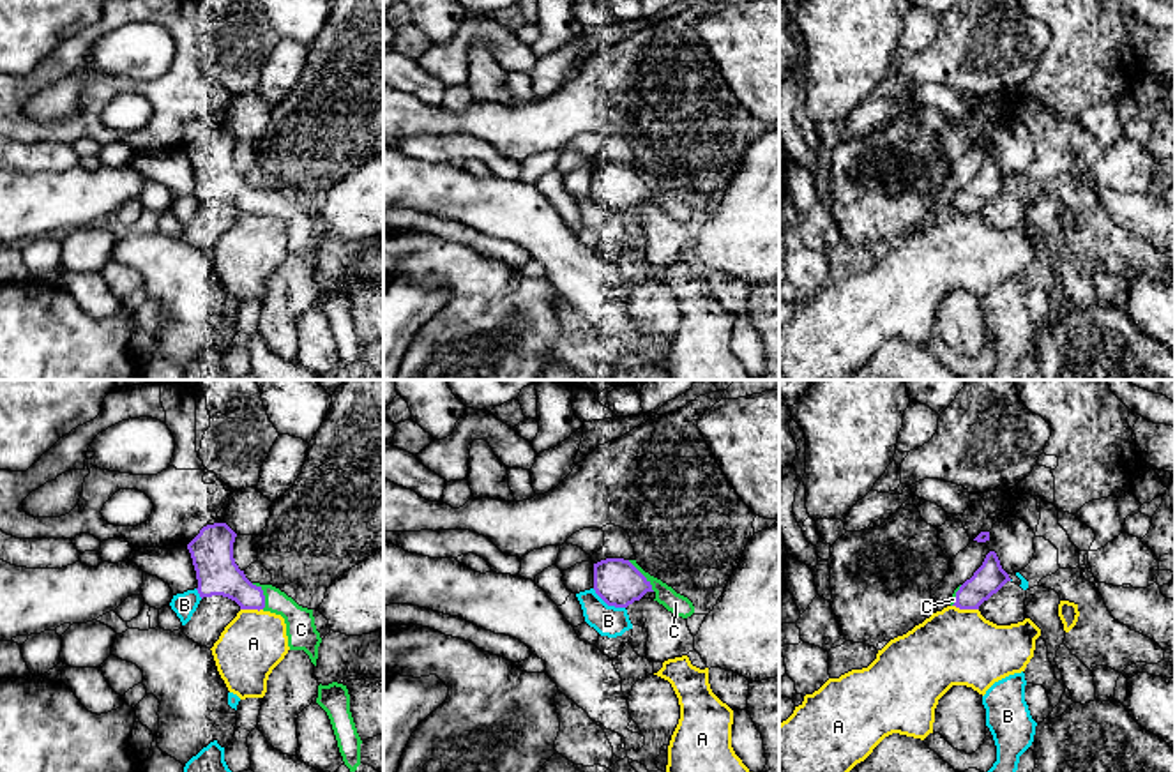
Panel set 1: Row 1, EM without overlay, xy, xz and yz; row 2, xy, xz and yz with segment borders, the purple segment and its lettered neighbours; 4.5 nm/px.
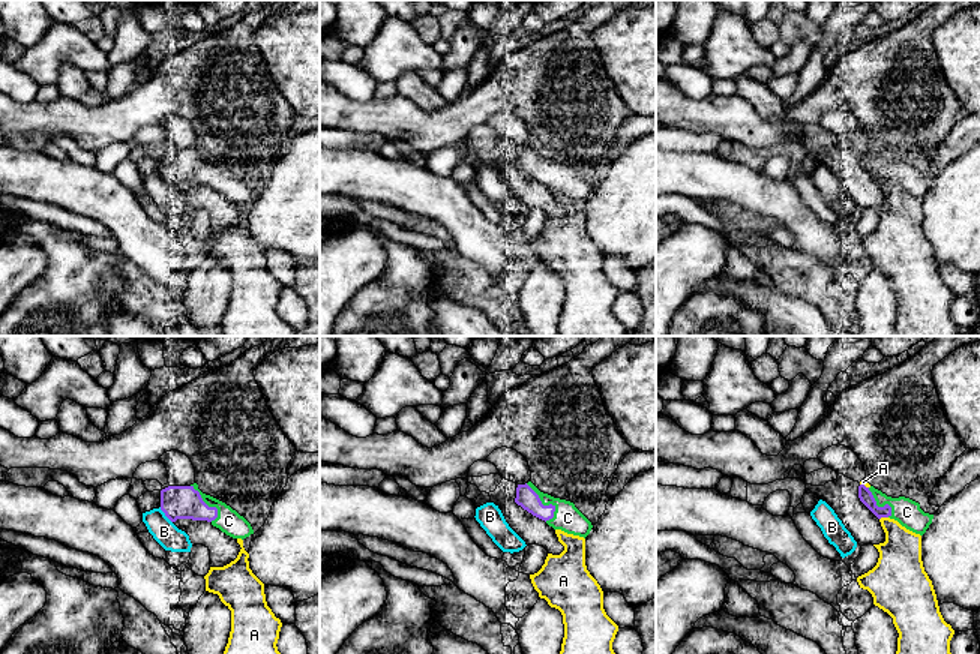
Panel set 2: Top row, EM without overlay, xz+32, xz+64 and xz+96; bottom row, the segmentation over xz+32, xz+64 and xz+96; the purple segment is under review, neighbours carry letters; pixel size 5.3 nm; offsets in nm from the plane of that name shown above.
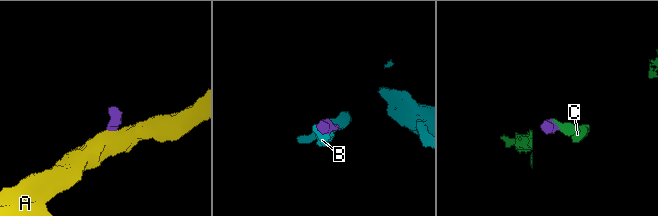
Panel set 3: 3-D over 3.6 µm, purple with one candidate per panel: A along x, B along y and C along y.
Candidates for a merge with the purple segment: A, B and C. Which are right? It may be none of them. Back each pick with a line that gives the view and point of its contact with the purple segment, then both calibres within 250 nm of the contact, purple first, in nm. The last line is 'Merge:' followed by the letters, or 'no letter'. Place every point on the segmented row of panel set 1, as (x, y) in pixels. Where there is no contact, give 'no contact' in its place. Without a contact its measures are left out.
C: contact xz (644, 576); calibres 220 and 90 nm
Merge: C

